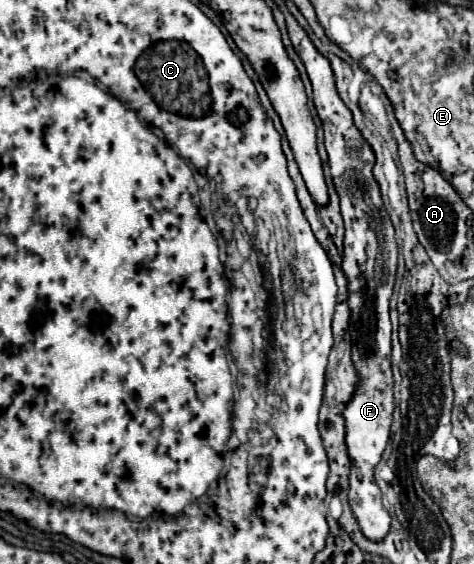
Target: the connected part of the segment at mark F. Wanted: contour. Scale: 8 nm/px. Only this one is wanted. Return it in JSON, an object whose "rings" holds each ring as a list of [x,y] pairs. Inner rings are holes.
{"rings":[[[287,20],[289,38],[295,52],[305,64],[309,80],[313,84],[313,104],[323,124],[325,148],[329,154],[329,166],[333,184],[339,194],[341,216],[345,222],[343,238],[343,264],[341,270],[349,284],[349,332],[353,340],[351,362],[357,372],[357,388],[351,400],[345,404],[345,444],[351,458],[349,472],[349,506],[361,526],[361,532],[369,540],[381,540],[389,532],[391,516],[381,504],[381,490],[375,484],[373,470],[381,460],[381,454],[389,440],[391,414],[393,414],[393,374],[391,374],[391,320],[389,320],[389,300],[395,284],[397,270],[397,242],[393,236],[393,224],[381,194],[379,186],[371,174],[375,164],[375,154],[361,132],[355,128],[349,108],[343,104],[335,90],[335,76],[331,64],[325,56],[317,52],[313,42],[307,38],[305,30],[295,22]],[[379,322],[383,322],[383,334],[379,334]]]}

